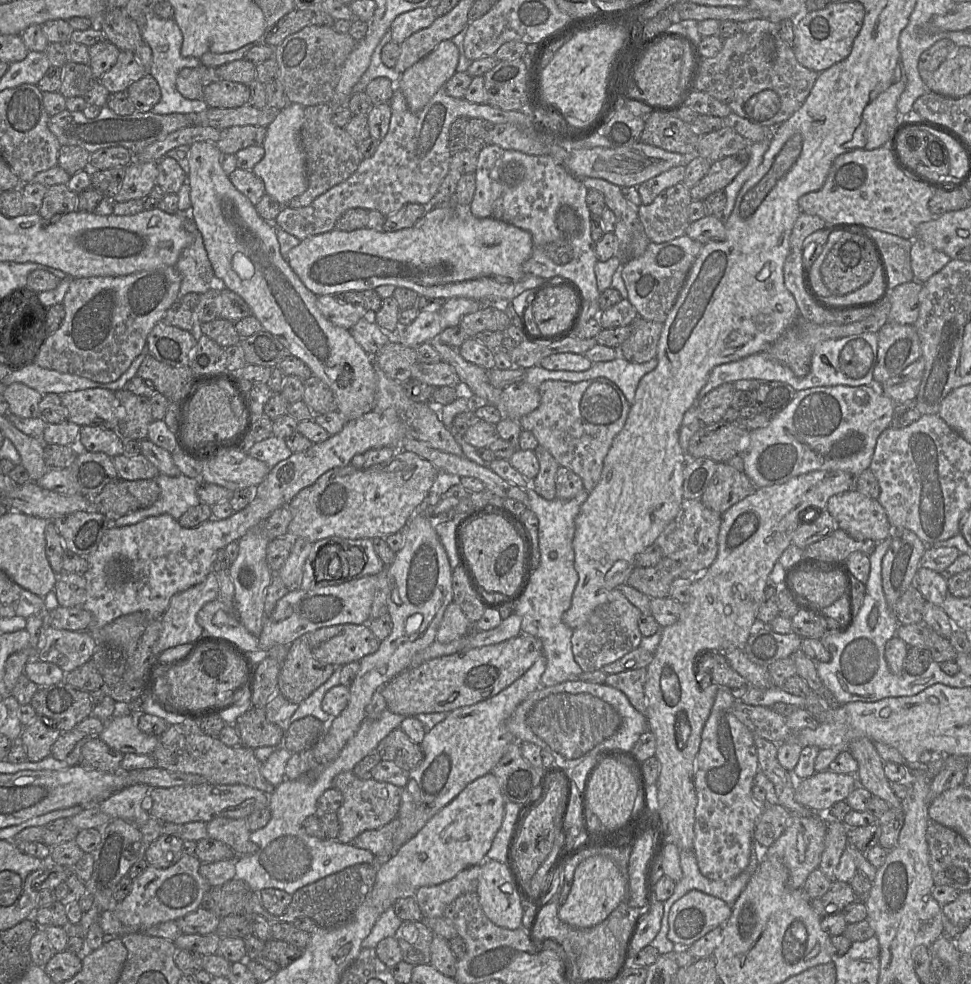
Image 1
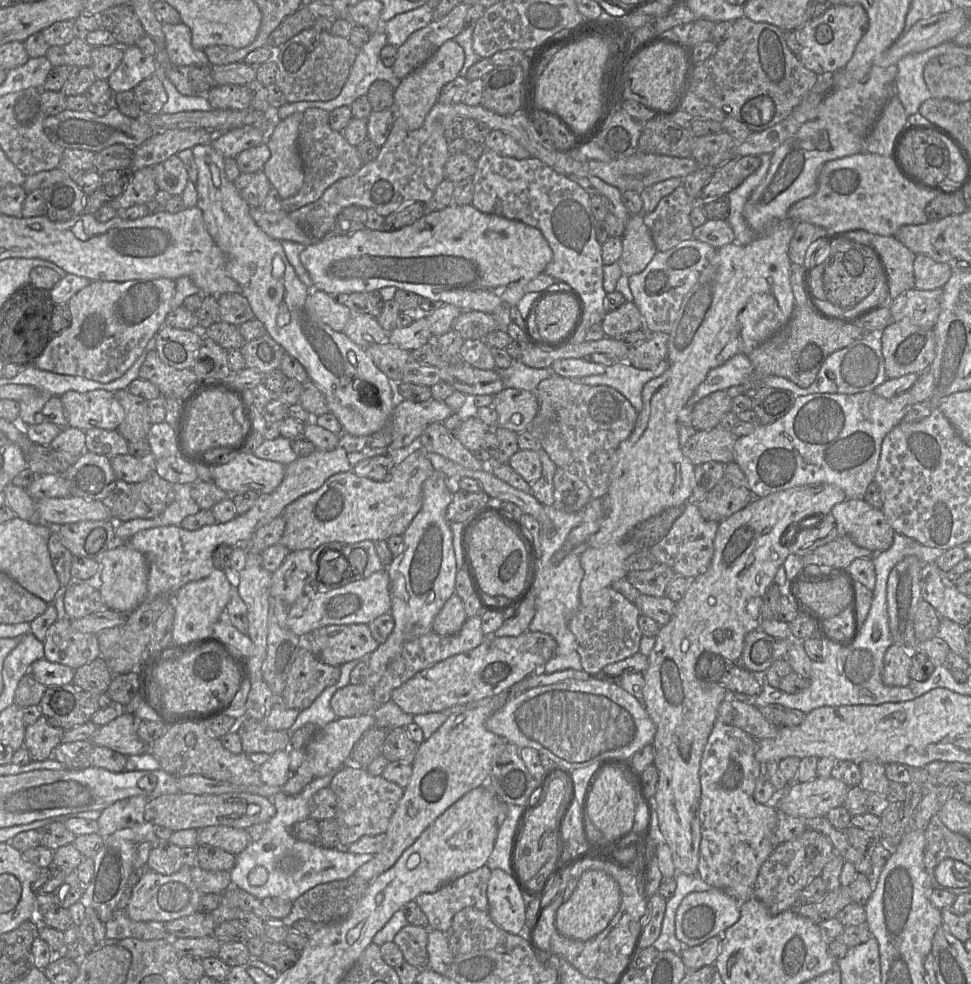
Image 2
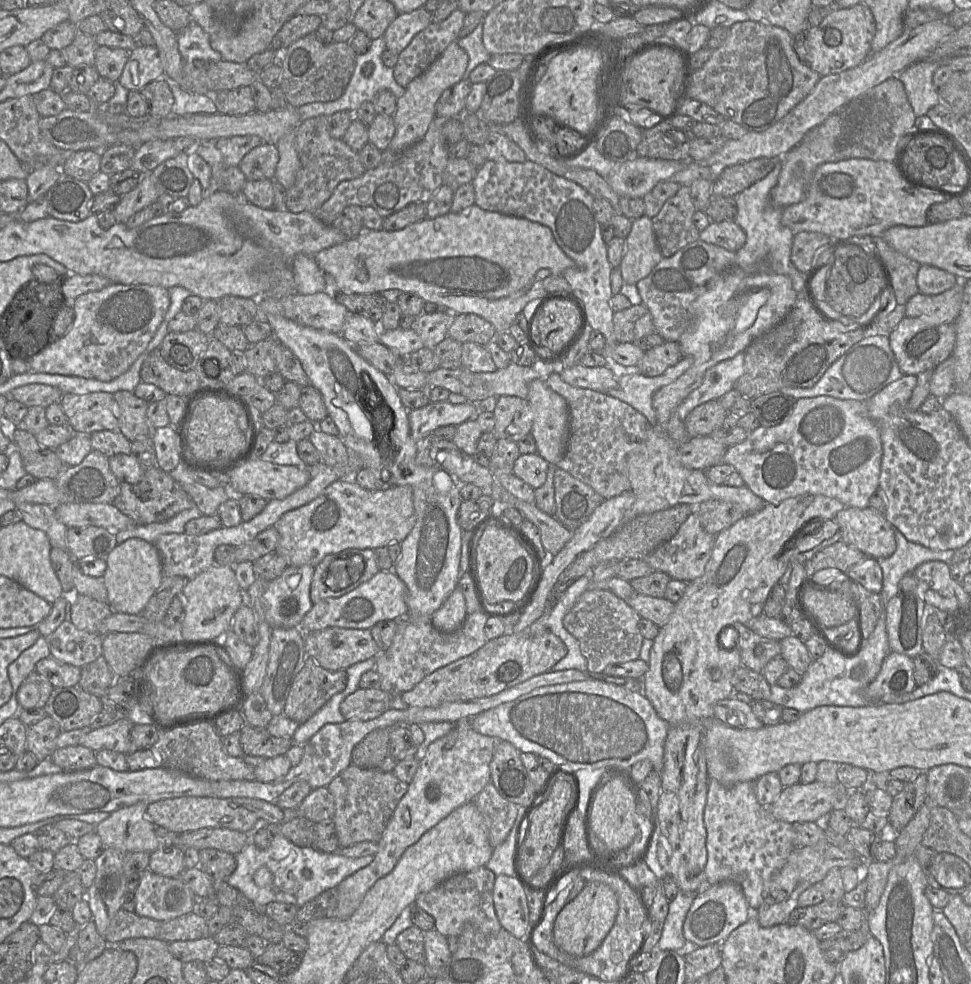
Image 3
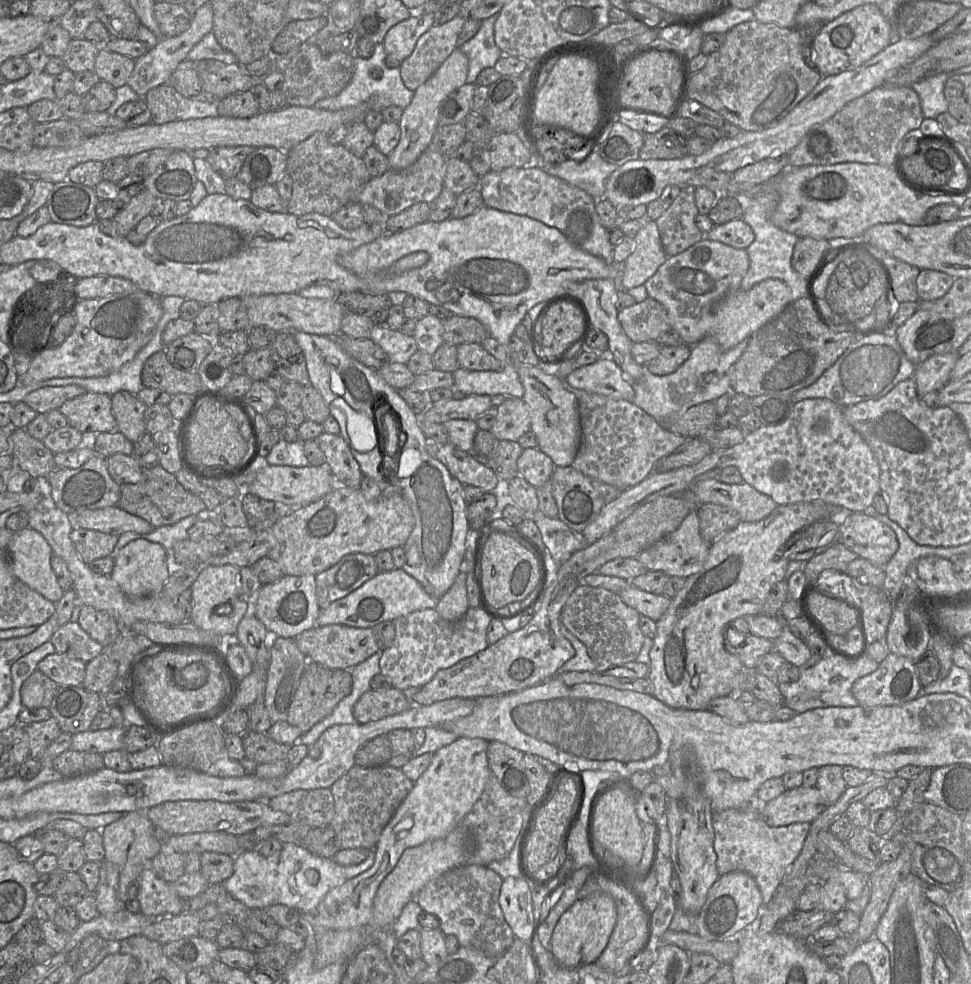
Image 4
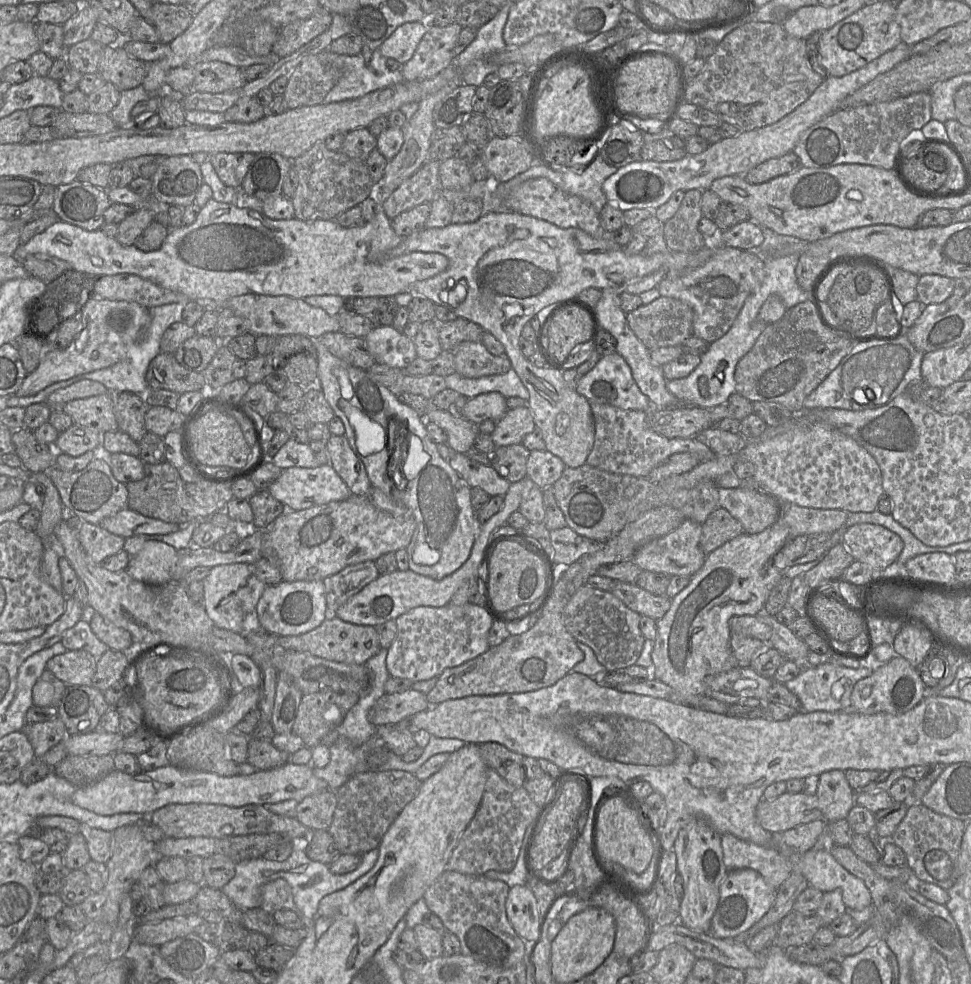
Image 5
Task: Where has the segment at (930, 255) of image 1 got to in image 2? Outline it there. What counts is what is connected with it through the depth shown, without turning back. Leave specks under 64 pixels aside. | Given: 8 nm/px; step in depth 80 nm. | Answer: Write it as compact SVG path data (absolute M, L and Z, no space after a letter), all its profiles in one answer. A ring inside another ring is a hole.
M917 254L914 259L914 282L919 290L942 289L951 277L953 270L948 264Z

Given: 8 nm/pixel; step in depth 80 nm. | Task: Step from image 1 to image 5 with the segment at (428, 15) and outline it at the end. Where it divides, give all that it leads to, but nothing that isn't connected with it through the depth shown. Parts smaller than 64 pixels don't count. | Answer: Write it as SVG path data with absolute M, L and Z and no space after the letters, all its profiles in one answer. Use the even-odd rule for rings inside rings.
M428 20L400 25L379 47L385 58L393 58L402 64L409 61L431 23Z

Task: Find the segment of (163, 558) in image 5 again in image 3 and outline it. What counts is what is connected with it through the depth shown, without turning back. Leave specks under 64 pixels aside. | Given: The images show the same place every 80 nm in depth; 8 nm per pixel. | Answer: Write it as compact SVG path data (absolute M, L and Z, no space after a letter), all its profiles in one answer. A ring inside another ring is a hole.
M140 538L128 539L117 544L105 560L107 567L102 578L107 590L107 603L112 611L142 613L164 578L161 557L154 543Z

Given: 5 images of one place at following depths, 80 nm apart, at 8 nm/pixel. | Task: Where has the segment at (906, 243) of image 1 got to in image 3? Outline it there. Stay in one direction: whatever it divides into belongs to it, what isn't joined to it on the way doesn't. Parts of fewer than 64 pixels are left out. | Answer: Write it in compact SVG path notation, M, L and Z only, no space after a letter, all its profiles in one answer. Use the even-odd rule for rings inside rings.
M854 236L849 239L863 245L866 251L878 257L887 267L897 304L905 305L910 298L919 293L917 273L920 263L893 249L882 236Z

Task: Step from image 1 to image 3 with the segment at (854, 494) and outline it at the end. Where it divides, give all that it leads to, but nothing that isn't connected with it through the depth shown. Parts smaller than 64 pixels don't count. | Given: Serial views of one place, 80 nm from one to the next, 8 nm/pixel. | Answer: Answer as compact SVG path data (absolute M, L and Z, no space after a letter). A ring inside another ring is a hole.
M845 507L836 516L841 538L867 557L883 559L896 550L893 525L872 507Z

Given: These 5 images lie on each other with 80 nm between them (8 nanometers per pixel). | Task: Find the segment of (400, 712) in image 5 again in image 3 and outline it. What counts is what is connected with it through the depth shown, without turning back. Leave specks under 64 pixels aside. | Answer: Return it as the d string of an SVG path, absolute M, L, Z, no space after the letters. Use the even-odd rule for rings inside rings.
M358 688L342 701L340 711L346 720L372 720L391 709L392 698L380 688Z

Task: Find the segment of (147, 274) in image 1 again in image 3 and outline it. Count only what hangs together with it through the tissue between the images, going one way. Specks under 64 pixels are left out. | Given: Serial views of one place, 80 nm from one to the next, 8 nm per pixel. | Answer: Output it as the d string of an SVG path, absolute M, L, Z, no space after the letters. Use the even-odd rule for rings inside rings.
M109 284L101 290L87 292L78 296L72 302L74 312L74 321L71 329L60 339L50 344L44 351L39 352L29 361L29 372L46 373L66 376L77 376L86 379L96 379L100 381L110 381L126 372L129 367L135 362L140 354L146 349L148 343L153 338L159 325L162 323L166 312L170 306L170 290L161 286L152 285L124 285L124 284Z

